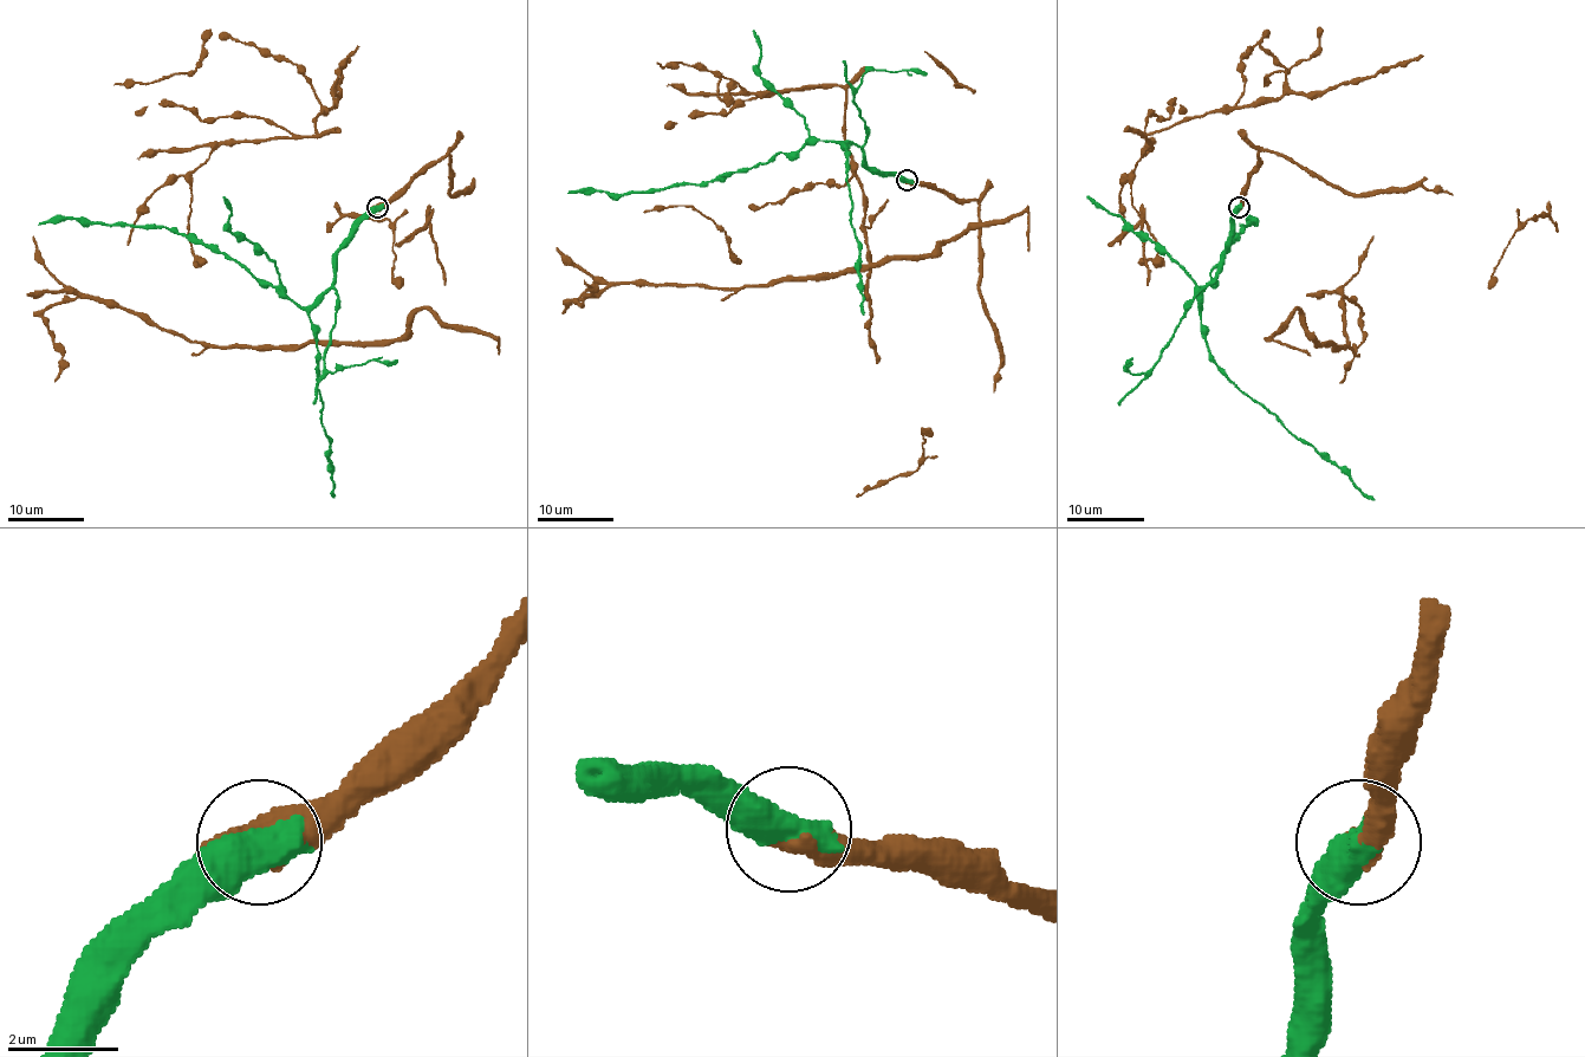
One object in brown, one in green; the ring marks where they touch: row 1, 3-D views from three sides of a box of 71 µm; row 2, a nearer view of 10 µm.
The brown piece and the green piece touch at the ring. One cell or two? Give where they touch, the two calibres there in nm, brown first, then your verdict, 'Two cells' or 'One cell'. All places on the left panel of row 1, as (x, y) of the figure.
Place: (377, 207). Thickness 500 nm (brown) against 750 nm. One cell

